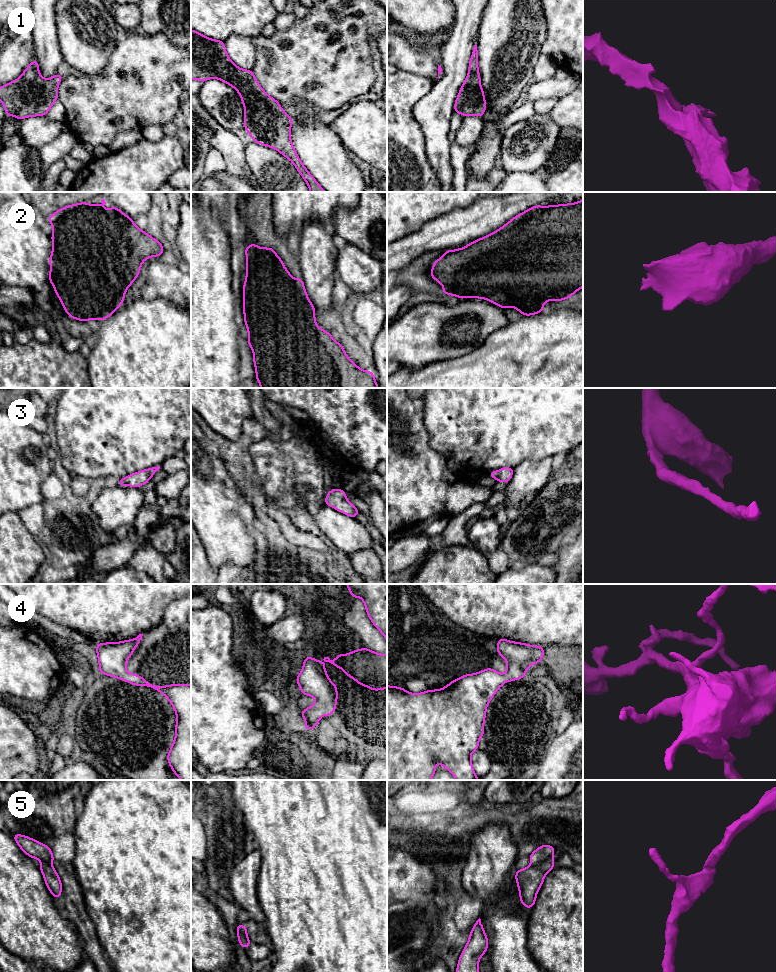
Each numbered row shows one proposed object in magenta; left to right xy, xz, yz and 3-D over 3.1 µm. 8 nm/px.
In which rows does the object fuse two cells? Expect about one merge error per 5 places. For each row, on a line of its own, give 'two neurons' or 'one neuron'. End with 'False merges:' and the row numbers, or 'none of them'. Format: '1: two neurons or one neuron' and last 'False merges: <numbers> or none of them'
1: one neuron
2: one neuron
3: one neuron
4: one neuron
5: two neurons
False merges: 5

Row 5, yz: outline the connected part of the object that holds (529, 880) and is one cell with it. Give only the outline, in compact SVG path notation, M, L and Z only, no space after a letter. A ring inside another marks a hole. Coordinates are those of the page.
M554 859L525 869L518 869L515 874L516 883L519 889L520 901L523 906L531 909L536 901L537 893L543 884L545 875L555 868Z

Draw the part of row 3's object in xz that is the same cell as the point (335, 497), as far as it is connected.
M331 489L324 500L327 506L335 508L337 511L356 518L360 511L346 499L346 493L342 489Z

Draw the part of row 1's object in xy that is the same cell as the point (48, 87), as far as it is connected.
M34 58L19 79L0 87L0 100L6 116L19 120L45 116L58 100L58 85L62 78L58 72L51 79L43 78Z

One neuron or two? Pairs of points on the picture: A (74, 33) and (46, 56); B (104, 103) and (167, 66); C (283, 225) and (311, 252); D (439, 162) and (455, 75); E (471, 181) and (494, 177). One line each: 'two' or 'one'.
A: two
B: one
C: two
D: one
E: one

